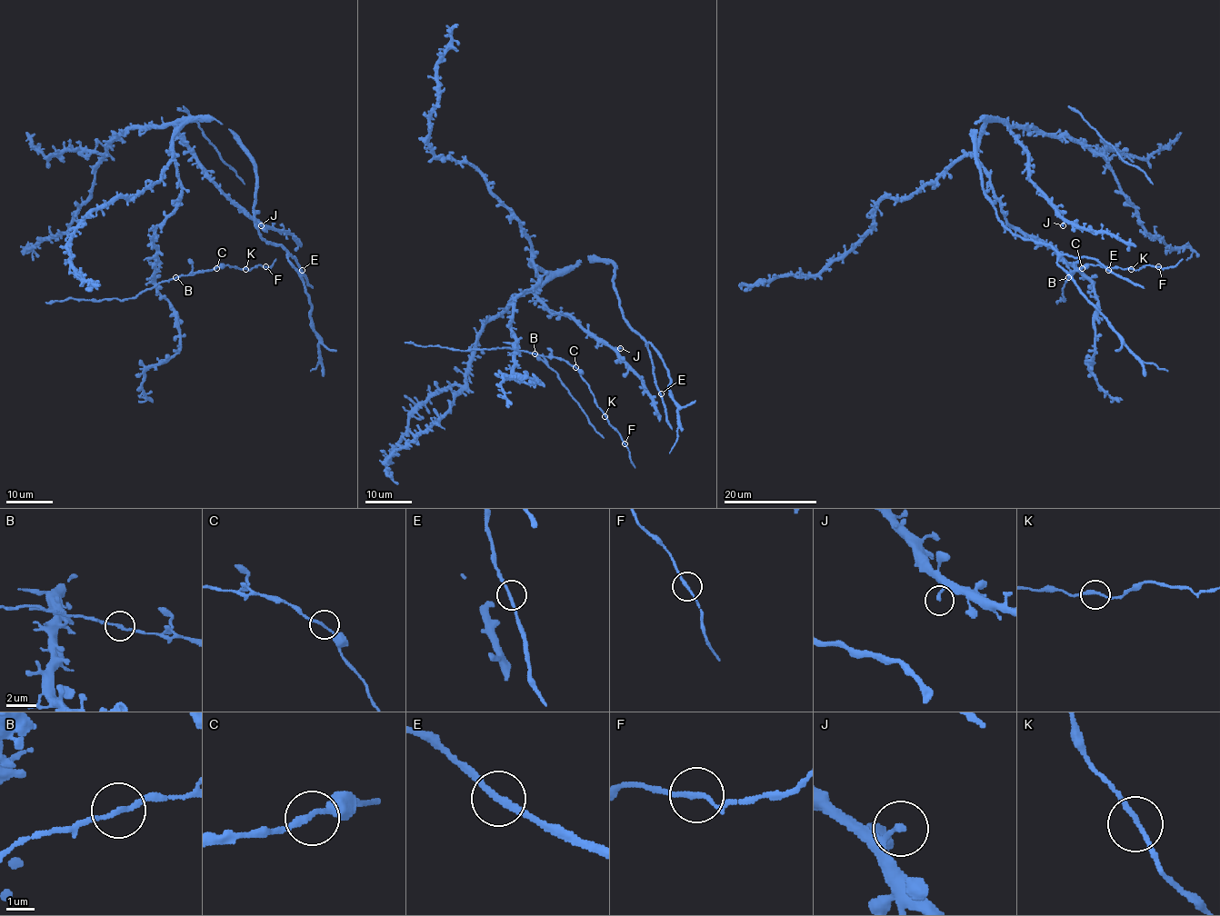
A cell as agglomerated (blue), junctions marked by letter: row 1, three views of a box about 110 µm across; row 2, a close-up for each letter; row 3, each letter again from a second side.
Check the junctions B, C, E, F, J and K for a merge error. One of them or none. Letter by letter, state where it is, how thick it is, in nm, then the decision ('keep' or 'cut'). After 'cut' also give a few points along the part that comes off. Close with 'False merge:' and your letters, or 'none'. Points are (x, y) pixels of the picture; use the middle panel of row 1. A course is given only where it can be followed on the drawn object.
B: (534, 353) | 170 nm | keep
C: (575, 367) | 170 nm | keep
E: (661, 393) | 200 nm | keep
F: (624, 443) | 180 nm | keep
J: (620, 348) | 200 nm | keep
K: (604, 416) | 180 nm | keep
False merge: none

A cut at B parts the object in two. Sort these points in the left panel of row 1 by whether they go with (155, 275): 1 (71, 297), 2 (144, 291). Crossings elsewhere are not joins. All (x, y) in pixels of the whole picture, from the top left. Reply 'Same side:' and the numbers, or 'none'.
Same side: none

